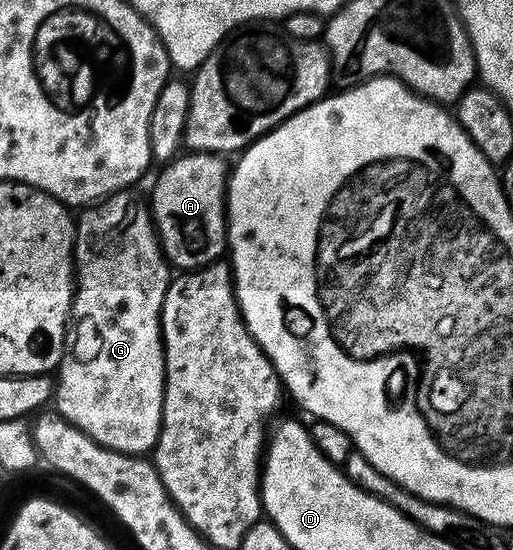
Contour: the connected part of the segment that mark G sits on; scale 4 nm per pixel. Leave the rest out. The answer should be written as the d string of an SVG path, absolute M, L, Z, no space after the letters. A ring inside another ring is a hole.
M123 190L114 193L113 196L108 196L104 200L98 201L97 204L87 207L86 212L81 217L80 215L76 220L76 231L74 233L74 264L76 265L76 287L72 292L72 335L68 340L68 347L65 349L62 363L58 365L56 369L56 377L58 376L58 384L56 380L56 387L52 392L53 403L58 403L58 408L56 408L57 415L61 416L62 419L68 421L72 426L76 426L84 434L88 434L94 439L100 446L112 449L113 452L127 452L129 456L137 456L139 454L146 454L153 449L154 445L158 443L158 435L162 429L162 407L164 406L164 386L166 385L166 350L162 346L162 307L164 306L164 298L166 297L166 292L170 288L170 281L172 279L172 268L168 263L163 251L162 245L160 243L160 237L154 227L154 217L148 207L147 201L142 200L138 196L133 196L133 191Z

